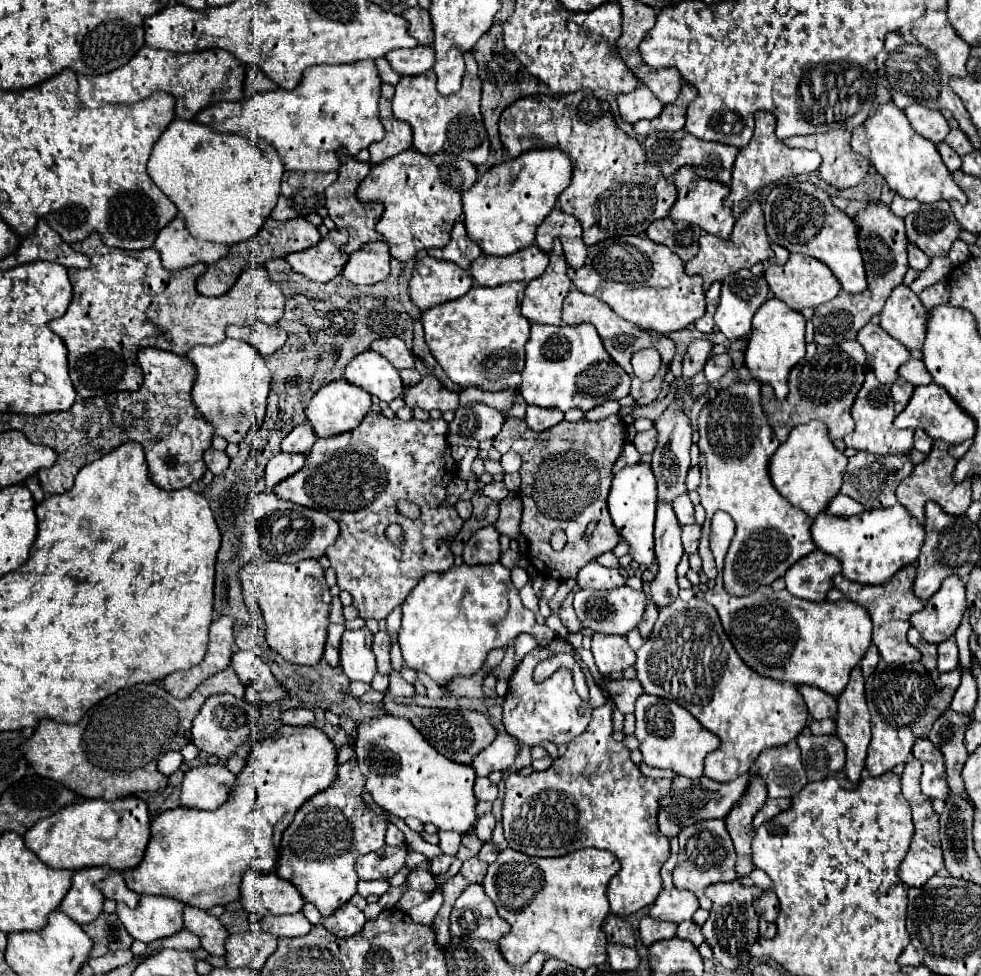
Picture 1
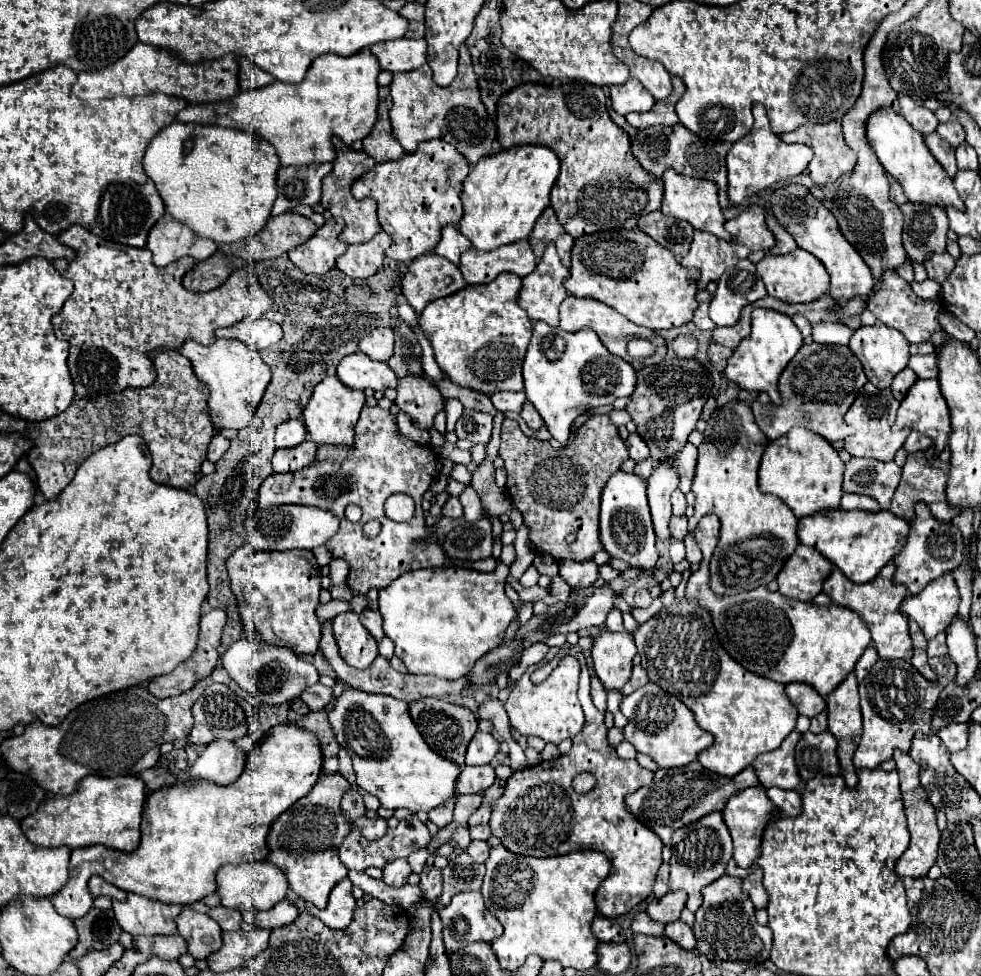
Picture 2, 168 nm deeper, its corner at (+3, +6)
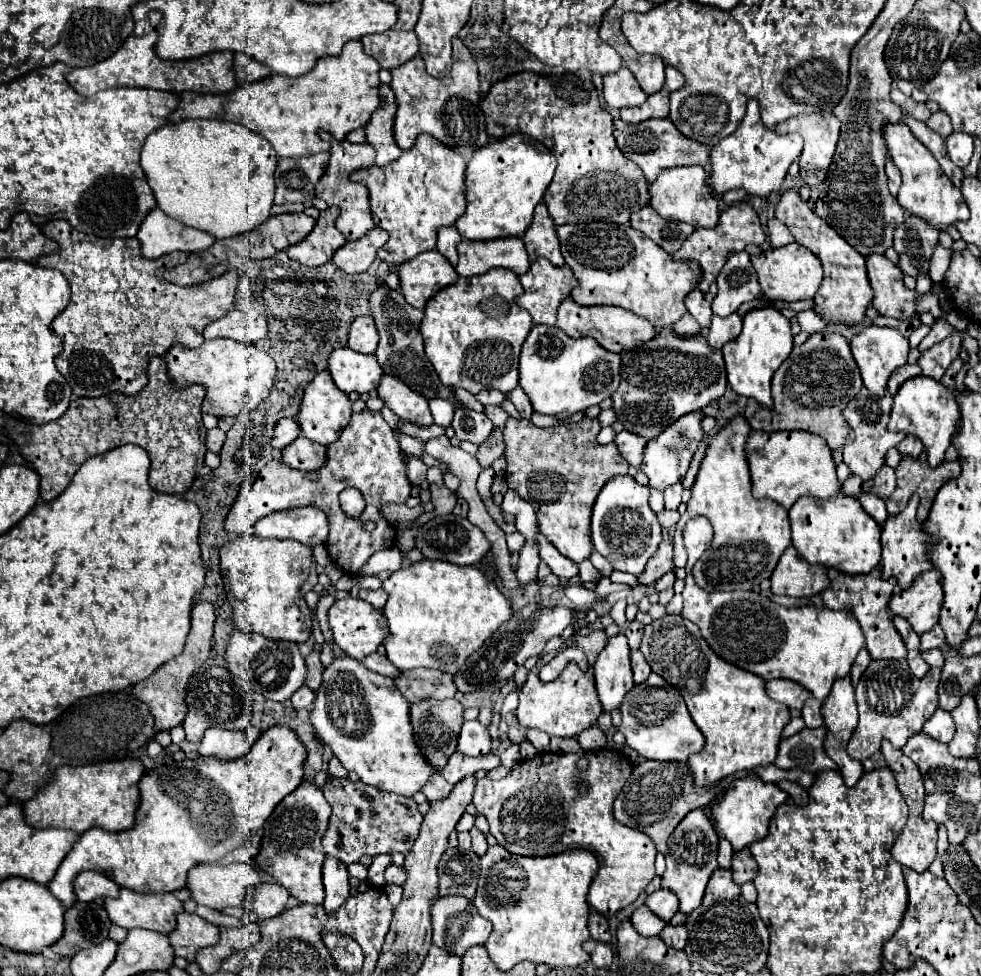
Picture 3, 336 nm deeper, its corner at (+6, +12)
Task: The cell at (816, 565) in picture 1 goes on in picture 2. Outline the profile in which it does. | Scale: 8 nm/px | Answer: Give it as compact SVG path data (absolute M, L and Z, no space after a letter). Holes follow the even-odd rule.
M798 544L794 554L788 558L784 568L778 574L778 592L786 598L800 602L810 602L816 594L822 592L824 578L832 572L832 562L810 546Z

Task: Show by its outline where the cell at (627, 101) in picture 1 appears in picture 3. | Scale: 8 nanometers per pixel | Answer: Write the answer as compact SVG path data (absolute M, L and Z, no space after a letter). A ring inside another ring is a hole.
M629 68L603 76L603 96L611 108L641 106L647 100L647 94L641 90Z

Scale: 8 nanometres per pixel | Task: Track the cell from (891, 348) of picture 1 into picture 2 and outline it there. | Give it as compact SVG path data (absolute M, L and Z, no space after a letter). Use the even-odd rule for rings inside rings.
M874 324L874 326L862 326L854 332L854 336L850 338L850 350L856 354L856 358L860 360L866 376L868 376L868 382L872 382L876 388L884 390L892 384L894 376L898 372L902 372L906 366L908 366L908 358L910 358L910 352L908 352L908 340L894 328L890 326L884 326L884 324Z

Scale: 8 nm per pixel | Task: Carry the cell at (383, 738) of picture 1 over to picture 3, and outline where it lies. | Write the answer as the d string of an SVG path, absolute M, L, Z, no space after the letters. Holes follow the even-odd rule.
M349 656L333 660L331 666L325 668L323 684L317 690L315 706L311 712L311 722L315 726L317 736L325 744L331 746L333 754L341 760L341 764L349 772L357 772L357 776L363 784L375 786L383 792L411 798L413 794L421 792L421 788L437 772L437 768L427 764L425 756L419 752L419 748L415 744L415 736L413 736L413 728L411 728L411 720L409 720L409 702L393 686L393 680L367 670L365 666L361 666L359 660L353 660Z

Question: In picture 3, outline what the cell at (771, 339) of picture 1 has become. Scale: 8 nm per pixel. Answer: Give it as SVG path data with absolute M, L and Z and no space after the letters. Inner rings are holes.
M755 308L745 314L741 334L723 346L725 370L729 386L747 398L755 398L759 404L773 408L771 400L771 378L781 362L791 354L793 348L793 334L791 322L775 308Z

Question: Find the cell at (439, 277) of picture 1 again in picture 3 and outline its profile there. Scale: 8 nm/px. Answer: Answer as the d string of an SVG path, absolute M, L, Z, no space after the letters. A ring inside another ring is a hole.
M437 250L423 252L399 266L399 292L413 306L423 310L427 300L441 288L455 284L459 274Z

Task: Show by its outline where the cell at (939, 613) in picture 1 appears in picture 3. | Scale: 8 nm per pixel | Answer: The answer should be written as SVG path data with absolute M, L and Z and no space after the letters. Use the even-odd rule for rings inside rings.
M939 570L923 572L911 584L911 588L897 592L891 598L889 602L891 614L905 616L917 634L929 632L939 622L939 610L943 604L941 578L943 576Z

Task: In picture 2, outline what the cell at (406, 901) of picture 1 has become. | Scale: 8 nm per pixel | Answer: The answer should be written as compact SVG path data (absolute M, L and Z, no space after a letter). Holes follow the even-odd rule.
M398 858L398 860L392 860L388 862L384 868L382 868L382 880L394 888L400 888L404 886L406 882L406 876L410 874L410 866L408 866L408 860L406 858Z

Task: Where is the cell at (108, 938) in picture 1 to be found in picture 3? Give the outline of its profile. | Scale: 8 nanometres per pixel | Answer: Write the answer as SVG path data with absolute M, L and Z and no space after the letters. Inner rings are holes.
M77 902L73 908L65 910L65 934L51 950L71 958L75 952L107 940L109 928L111 920L103 906L95 902Z

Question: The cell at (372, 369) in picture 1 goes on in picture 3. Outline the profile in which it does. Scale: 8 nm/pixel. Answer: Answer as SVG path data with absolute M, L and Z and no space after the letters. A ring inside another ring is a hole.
M351 348L333 350L329 356L329 372L343 392L371 392L379 386L383 370L375 356L359 354Z

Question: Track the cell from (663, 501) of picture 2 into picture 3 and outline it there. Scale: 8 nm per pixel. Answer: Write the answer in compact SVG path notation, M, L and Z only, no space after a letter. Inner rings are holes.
M691 412L689 416L681 416L681 420L677 420L677 424L671 424L661 436L657 436L657 440L647 442L641 470L649 478L649 488L665 490L667 486L675 484L685 476L689 462L697 450L697 444L703 440L701 418L703 418L703 412Z

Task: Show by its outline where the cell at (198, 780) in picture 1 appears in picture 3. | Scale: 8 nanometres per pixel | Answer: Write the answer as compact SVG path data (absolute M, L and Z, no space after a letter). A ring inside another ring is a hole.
M209 728L201 740L199 756L215 756L219 760L237 760L245 756L247 750L249 750L249 742L245 740L245 732Z

